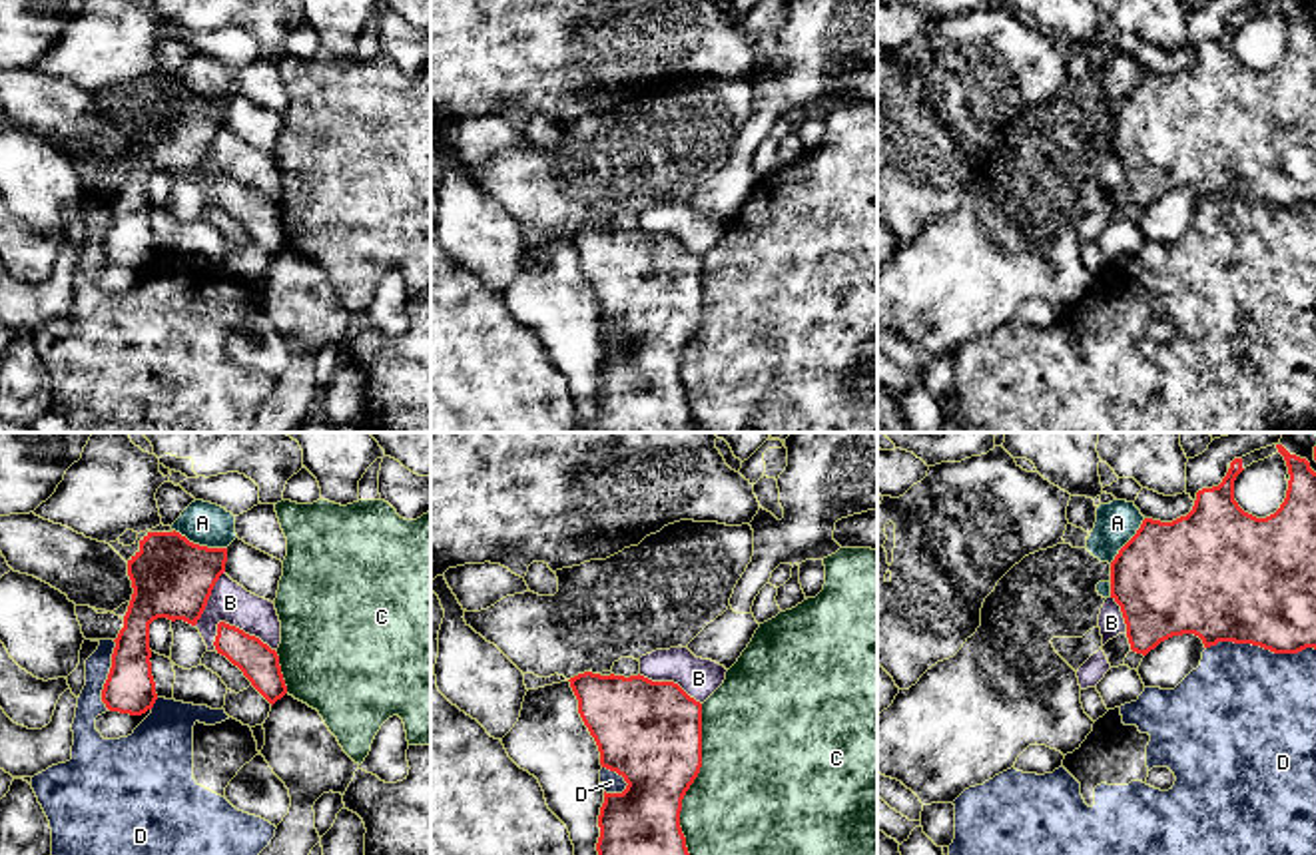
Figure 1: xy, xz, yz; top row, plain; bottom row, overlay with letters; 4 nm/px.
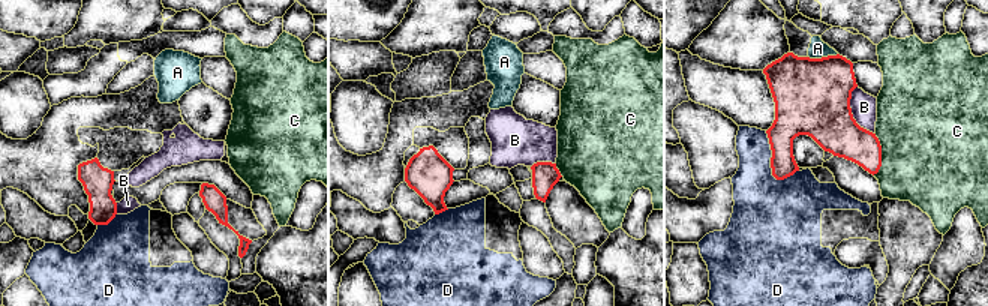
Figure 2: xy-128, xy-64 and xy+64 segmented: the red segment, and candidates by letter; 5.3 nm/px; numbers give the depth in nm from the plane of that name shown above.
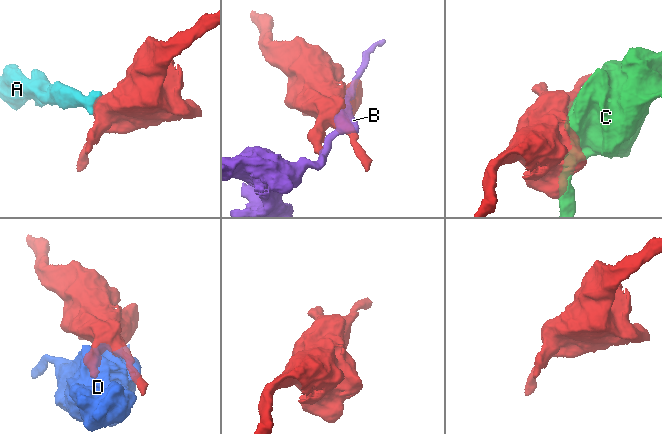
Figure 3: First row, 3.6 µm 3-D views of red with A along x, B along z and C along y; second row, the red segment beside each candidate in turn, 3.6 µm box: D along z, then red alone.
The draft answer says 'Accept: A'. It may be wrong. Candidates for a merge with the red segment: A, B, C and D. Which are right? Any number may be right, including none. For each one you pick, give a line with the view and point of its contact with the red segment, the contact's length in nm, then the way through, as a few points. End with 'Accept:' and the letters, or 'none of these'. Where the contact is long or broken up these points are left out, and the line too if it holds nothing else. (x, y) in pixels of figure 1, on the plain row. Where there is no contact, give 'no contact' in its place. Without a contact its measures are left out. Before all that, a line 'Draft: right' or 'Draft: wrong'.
Draft: wrong
Accept: none of these

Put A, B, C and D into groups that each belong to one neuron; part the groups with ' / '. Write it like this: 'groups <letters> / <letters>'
groups A / B / C / D

